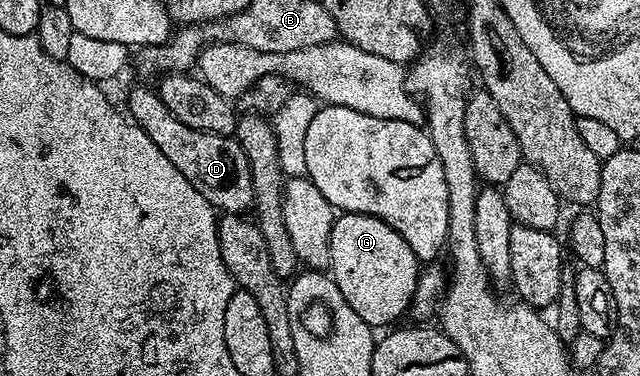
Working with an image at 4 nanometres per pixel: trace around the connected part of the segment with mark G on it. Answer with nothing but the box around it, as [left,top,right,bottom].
[329,212,420,330]

